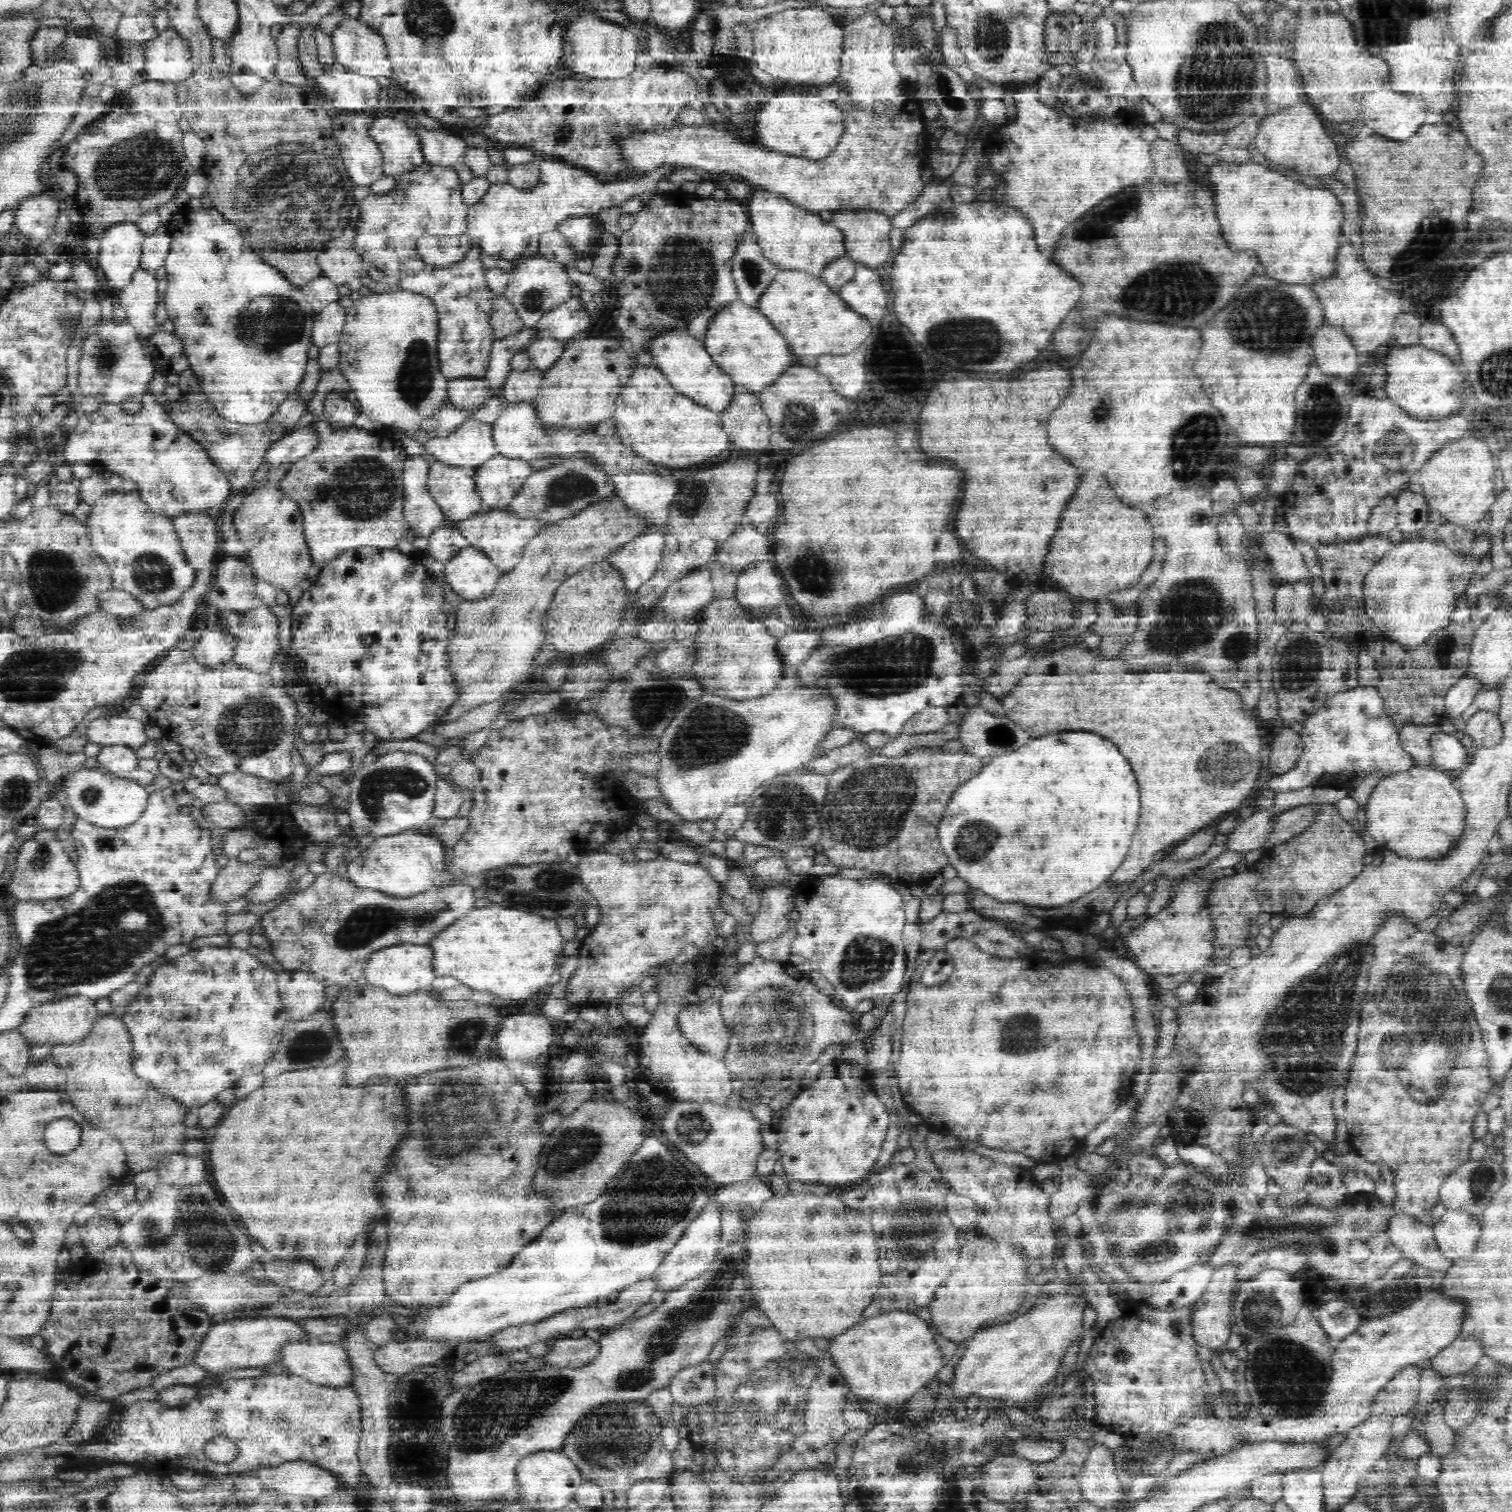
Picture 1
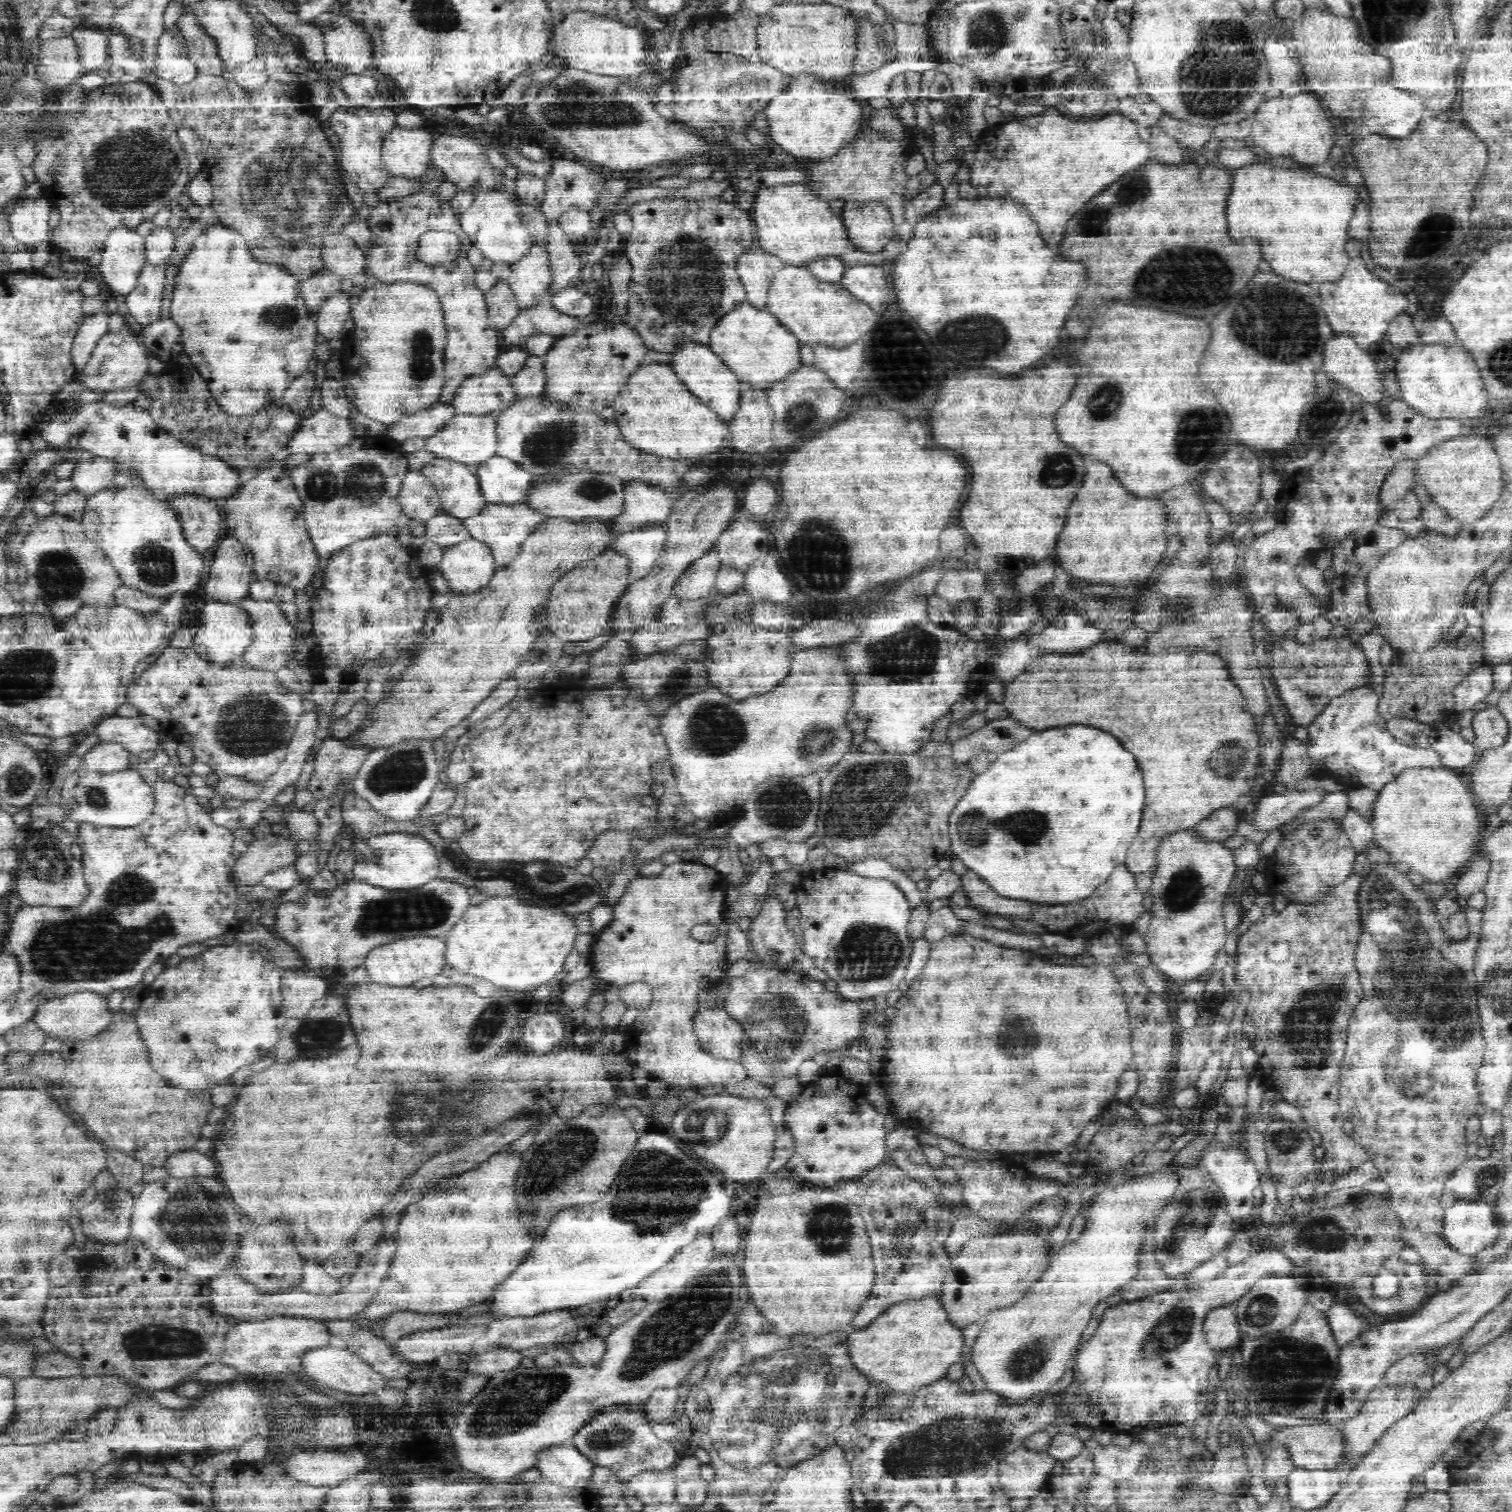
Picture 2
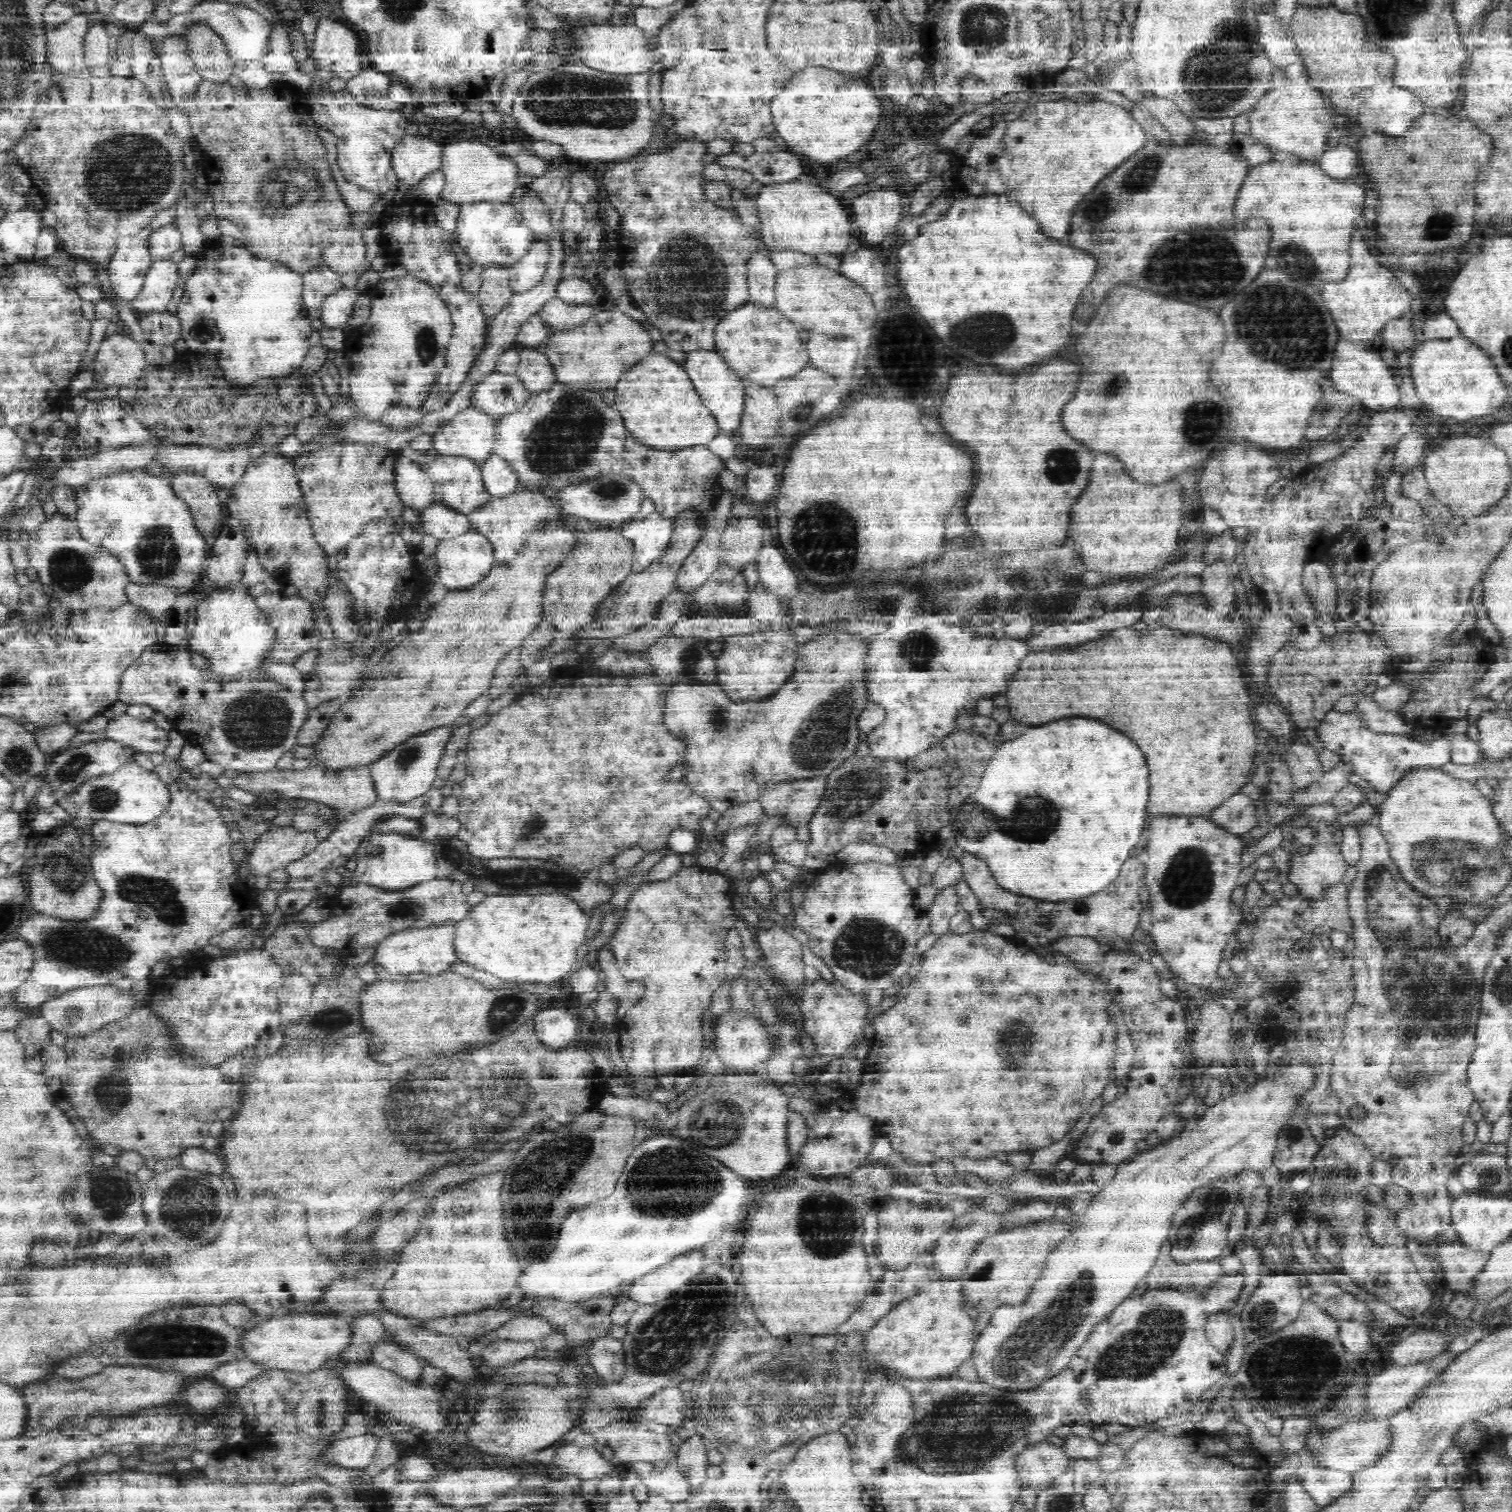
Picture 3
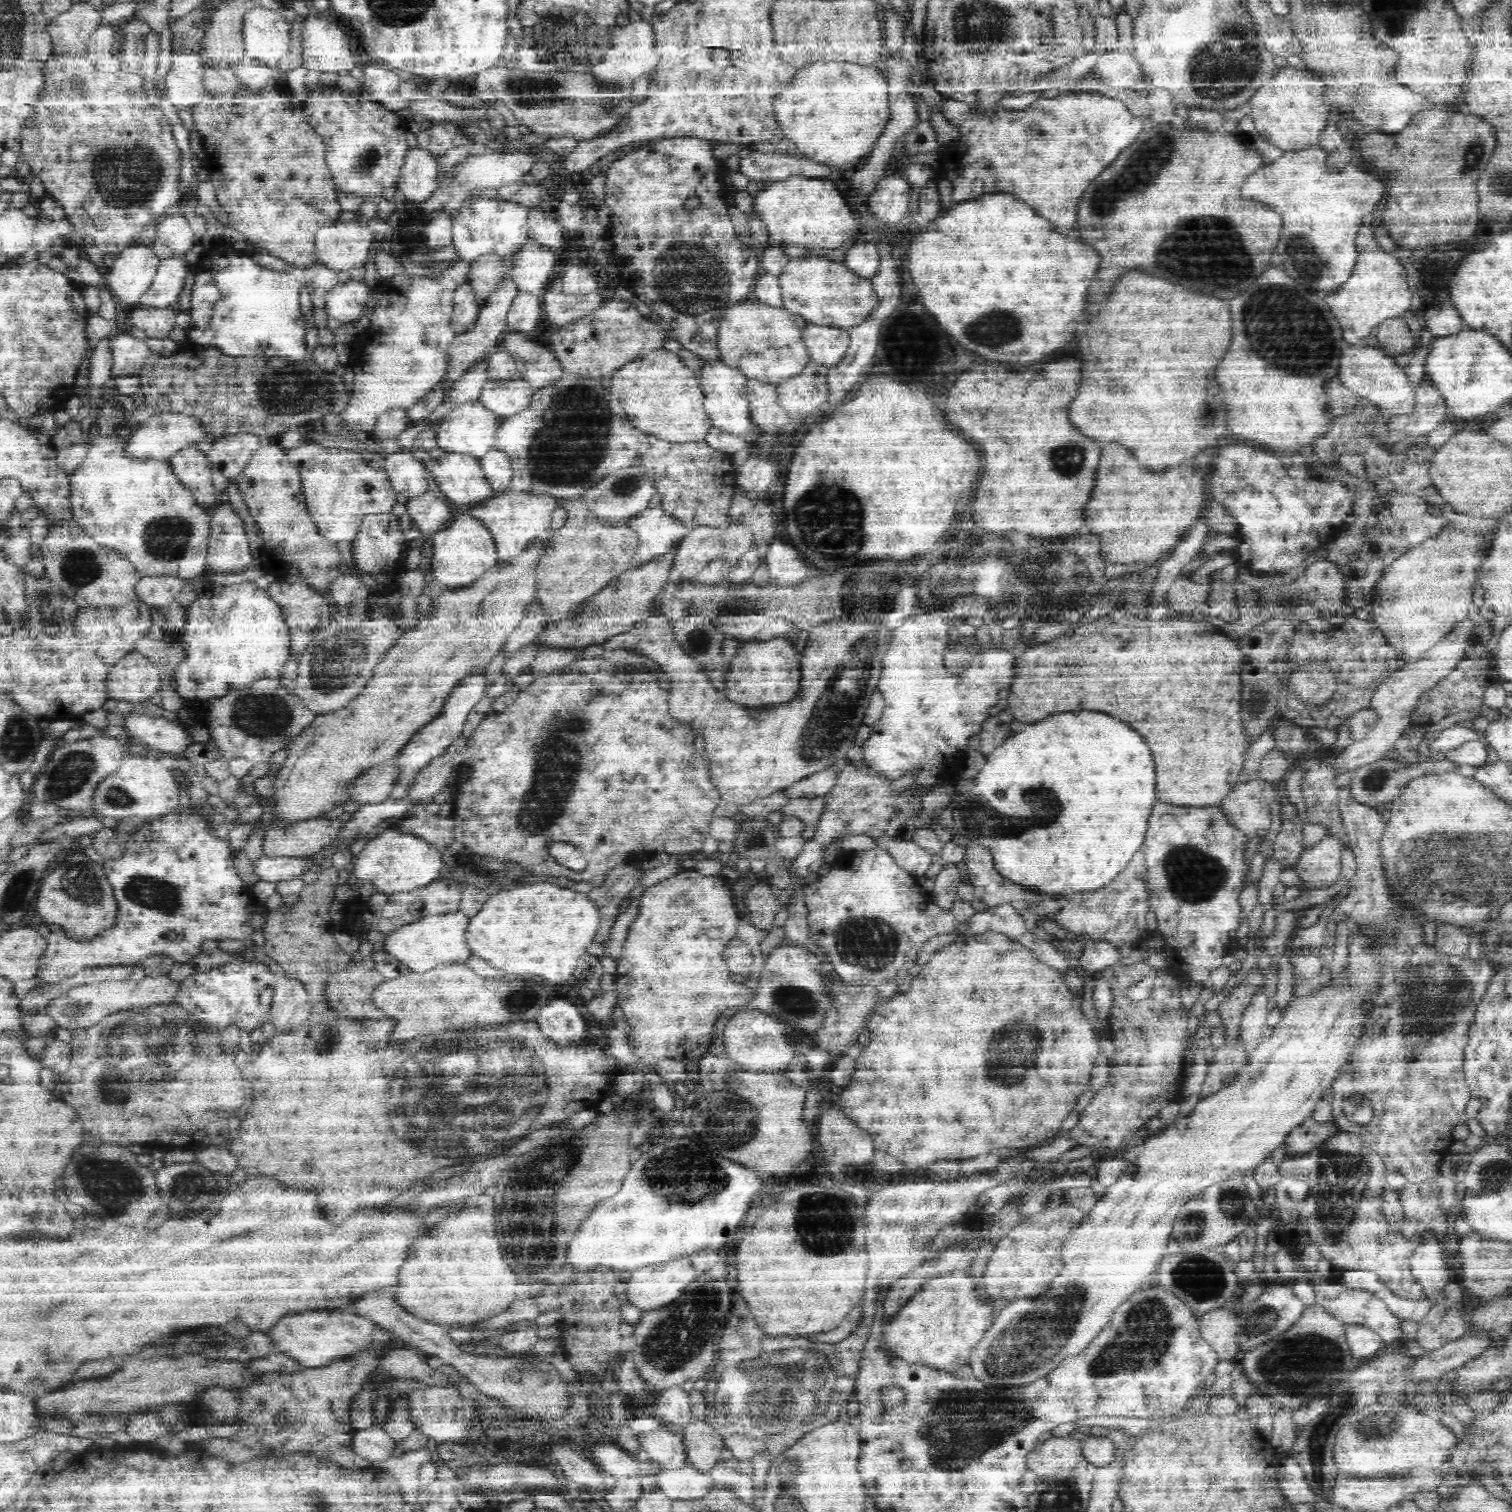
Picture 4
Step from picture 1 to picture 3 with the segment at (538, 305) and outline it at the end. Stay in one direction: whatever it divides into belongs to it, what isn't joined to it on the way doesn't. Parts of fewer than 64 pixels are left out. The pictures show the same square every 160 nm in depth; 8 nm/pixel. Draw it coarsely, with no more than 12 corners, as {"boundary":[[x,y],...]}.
{"boundary":[[534,240],[522,258],[506,266],[514,294],[538,286],[552,254]]}

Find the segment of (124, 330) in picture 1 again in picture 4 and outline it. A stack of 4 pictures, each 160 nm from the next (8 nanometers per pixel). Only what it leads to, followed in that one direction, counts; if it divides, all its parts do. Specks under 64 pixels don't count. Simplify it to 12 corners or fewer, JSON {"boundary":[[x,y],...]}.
{"boundary":[[113,337],[112,377],[137,375],[153,350],[146,337]]}

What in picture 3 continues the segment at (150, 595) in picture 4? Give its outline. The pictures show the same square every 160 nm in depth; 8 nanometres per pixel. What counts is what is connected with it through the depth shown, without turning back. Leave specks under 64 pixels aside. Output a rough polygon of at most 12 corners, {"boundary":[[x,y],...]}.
{"boundary":[[132,583],[130,603],[157,619],[174,606],[183,589]]}

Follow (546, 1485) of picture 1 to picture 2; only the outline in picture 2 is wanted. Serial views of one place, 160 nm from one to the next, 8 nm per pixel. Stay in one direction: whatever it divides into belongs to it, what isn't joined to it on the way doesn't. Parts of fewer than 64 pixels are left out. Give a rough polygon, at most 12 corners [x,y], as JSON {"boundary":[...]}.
{"boundary":[[574,1446],[537,1458],[543,1480],[588,1487],[598,1465]]}

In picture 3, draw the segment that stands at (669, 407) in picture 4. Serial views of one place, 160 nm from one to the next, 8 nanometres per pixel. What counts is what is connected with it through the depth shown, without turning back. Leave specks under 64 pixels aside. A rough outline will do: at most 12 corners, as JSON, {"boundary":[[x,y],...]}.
{"boundary":[[648,353],[614,389],[650,446],[708,445],[720,431],[685,365]]}

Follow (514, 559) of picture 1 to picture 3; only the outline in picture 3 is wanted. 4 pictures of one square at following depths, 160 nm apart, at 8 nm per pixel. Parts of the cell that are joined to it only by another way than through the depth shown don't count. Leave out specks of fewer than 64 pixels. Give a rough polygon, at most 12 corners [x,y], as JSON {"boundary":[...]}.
{"boundary":[[536,490],[490,500],[467,515],[510,563],[530,534],[561,518]]}

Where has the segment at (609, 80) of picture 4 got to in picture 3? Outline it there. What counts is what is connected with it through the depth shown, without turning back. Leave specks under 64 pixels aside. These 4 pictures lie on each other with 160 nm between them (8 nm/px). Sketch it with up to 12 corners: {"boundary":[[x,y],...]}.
{"boundary":[[635,24],[600,25],[582,37],[586,66],[623,76],[656,60]]}

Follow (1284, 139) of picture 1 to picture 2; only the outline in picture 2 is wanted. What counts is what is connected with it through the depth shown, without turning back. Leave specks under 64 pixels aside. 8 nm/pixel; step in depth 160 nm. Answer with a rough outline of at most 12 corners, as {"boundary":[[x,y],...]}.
{"boundary":[[1314,94],[1276,96],[1253,144],[1296,163],[1330,160],[1333,124]]}

